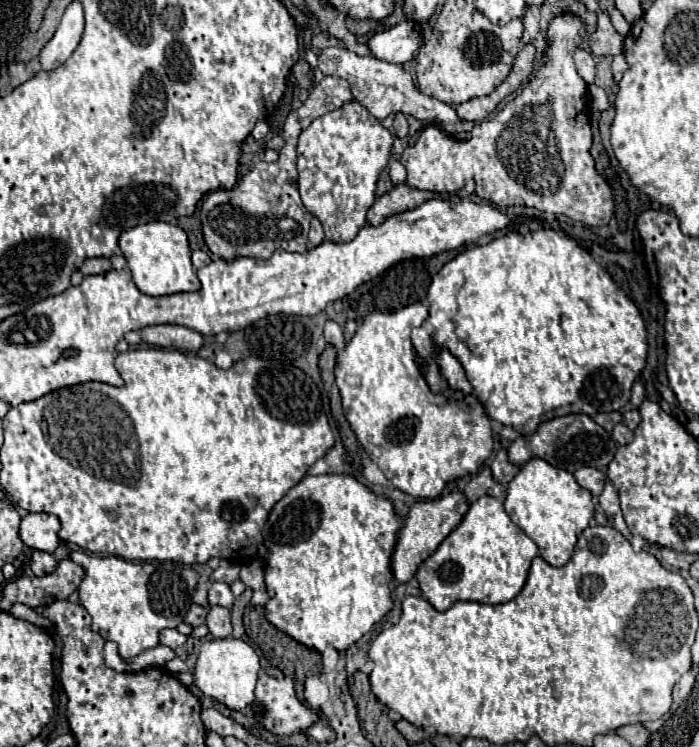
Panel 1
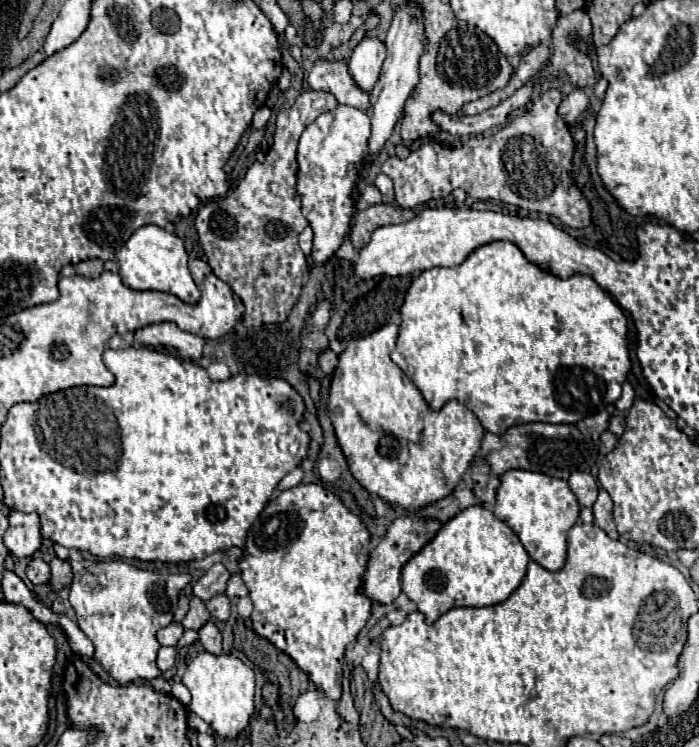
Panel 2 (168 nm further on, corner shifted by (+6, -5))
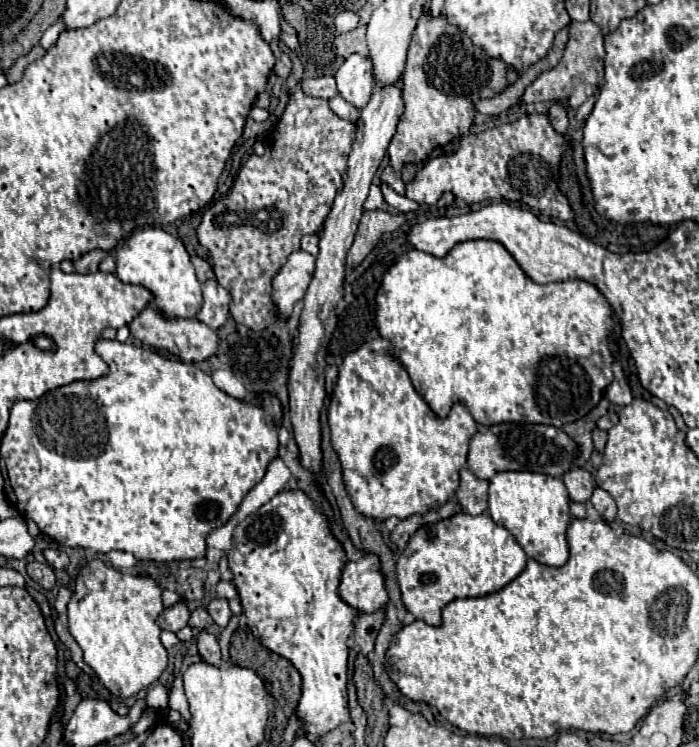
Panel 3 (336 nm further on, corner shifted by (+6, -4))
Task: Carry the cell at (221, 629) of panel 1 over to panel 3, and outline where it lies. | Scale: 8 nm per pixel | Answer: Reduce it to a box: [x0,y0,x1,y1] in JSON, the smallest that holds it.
[198,631,220,665]

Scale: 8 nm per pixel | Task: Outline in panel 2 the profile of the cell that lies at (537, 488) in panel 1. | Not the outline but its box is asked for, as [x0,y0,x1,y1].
[494,470,580,570]

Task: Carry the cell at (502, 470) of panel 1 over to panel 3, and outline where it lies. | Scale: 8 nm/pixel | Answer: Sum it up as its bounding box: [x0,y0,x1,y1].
[456,469,488,515]

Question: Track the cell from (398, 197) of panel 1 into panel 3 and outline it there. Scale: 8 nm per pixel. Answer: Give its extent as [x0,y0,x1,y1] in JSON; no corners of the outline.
[346,209,406,267]

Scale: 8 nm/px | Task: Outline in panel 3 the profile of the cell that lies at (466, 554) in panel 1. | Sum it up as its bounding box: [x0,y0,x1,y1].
[396,513,526,625]

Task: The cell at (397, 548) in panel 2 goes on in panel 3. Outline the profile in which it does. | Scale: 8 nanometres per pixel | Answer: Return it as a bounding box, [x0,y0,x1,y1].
[340,553,388,613]

